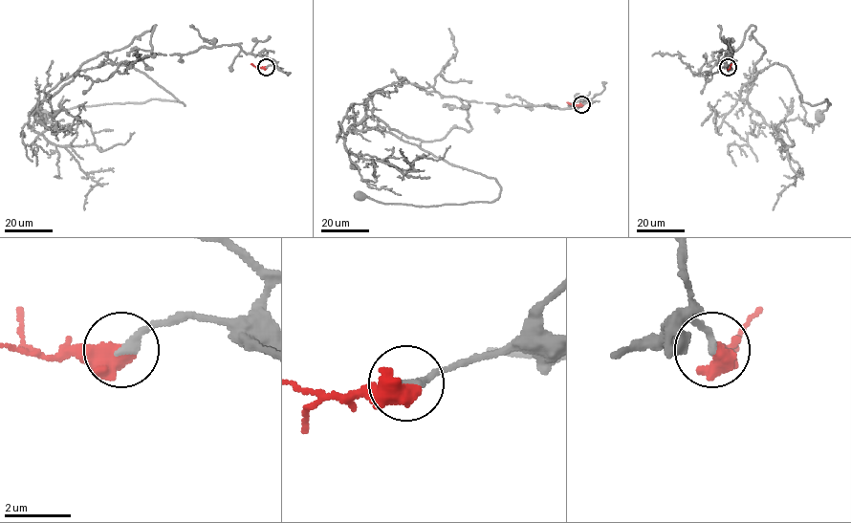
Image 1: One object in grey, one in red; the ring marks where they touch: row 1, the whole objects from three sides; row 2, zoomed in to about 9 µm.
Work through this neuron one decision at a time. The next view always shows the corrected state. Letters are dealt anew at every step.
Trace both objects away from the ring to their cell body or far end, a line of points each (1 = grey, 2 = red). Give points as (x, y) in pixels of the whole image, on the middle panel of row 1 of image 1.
1: (581, 104), (472, 100), (470, 129), (430, 141), (366, 116), (501, 190), (430, 206), (360, 197)
2: (581, 104), (567, 102)

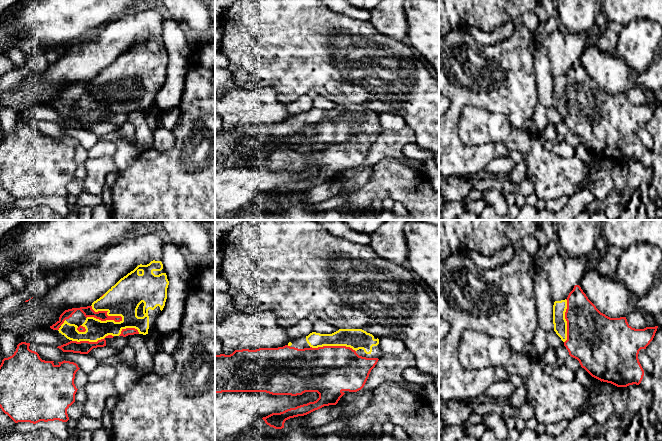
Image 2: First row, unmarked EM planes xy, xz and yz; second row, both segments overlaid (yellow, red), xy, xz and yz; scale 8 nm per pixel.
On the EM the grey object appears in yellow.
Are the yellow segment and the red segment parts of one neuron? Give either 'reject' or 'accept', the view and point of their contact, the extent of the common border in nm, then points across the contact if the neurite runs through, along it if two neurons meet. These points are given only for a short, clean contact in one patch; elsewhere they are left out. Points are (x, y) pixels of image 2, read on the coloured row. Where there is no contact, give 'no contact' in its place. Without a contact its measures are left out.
accept; contact xy (104, 321); length 300 nm

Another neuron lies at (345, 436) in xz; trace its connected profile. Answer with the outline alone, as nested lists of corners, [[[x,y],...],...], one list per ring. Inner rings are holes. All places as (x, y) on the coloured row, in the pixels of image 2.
[[[343,433],[342,441],[378,441],[378,440],[371,434],[355,435],[355,434]]]

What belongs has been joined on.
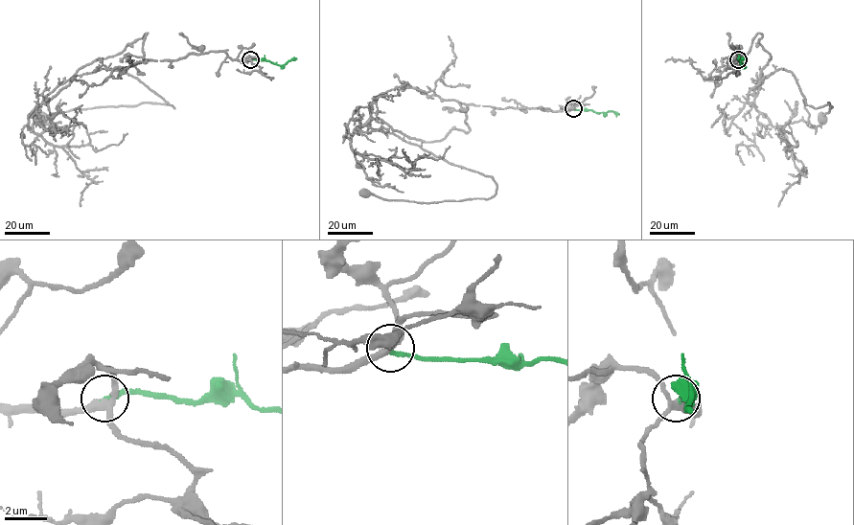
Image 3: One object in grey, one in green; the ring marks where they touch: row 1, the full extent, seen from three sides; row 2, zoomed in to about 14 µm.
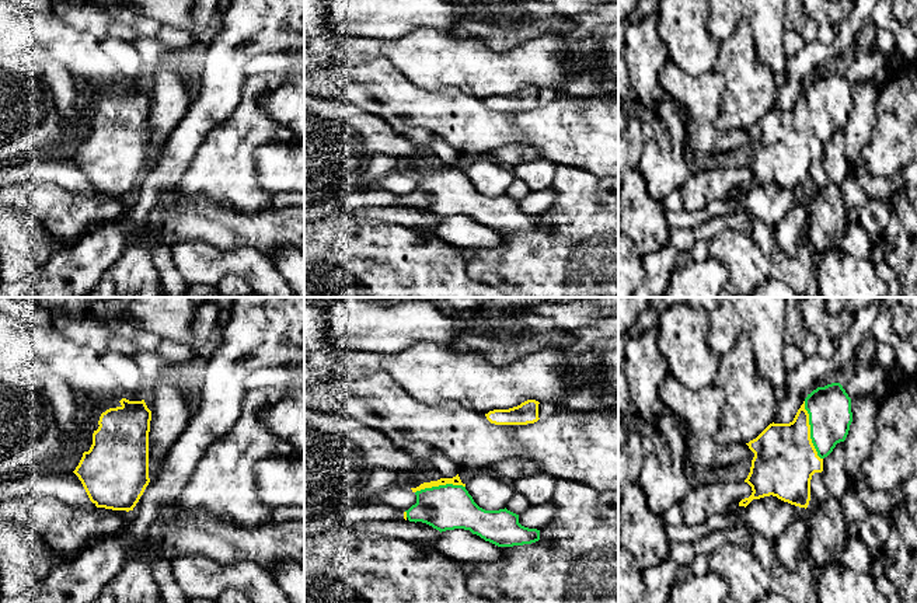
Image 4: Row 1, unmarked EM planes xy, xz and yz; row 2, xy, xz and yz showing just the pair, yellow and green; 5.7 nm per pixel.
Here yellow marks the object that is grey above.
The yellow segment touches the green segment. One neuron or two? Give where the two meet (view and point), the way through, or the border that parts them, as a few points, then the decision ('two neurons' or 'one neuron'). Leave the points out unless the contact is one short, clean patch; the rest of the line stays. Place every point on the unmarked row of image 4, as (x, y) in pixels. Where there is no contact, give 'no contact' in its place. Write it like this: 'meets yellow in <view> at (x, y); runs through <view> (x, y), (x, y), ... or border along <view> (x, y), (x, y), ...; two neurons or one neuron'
meets yellow in yz at (809, 117); one neuron

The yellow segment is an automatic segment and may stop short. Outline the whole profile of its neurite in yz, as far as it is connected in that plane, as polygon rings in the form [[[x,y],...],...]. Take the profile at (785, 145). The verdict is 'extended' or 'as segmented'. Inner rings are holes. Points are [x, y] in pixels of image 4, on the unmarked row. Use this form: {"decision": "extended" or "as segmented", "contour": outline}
{"decision": "extended", "contour": [[[840,69],[813,76],[792,108],[773,108],[746,129],[754,139],[745,165],[753,178],[739,192],[773,181],[806,195],[812,161],[823,157],[823,144],[845,126],[851,108],[851,84]]]}

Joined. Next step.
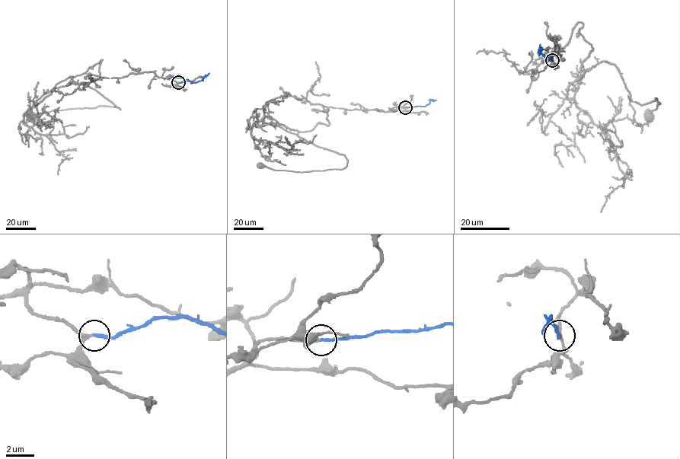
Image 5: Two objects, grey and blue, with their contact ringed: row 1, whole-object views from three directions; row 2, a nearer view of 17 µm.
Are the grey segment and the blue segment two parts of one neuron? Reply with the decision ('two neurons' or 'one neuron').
one neuron

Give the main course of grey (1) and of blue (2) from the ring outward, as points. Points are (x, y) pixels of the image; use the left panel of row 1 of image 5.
1: (178, 82), (153, 72), (101, 78), (101, 59), (33, 103), (76, 83), (120, 109), (99, 105), (33, 116)
2: (178, 82), (198, 82), (209, 73)

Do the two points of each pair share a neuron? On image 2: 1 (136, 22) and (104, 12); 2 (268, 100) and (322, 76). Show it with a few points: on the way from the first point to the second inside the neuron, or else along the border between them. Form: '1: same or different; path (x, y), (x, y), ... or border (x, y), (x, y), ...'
1: different; border (131, 10), (117, 16), (98, 29)
2: different; border (275, 94), (276, 98), (286, 105)

